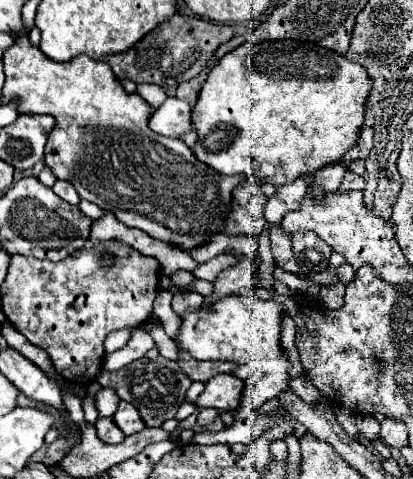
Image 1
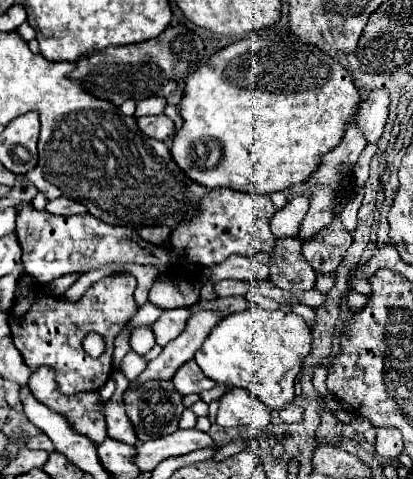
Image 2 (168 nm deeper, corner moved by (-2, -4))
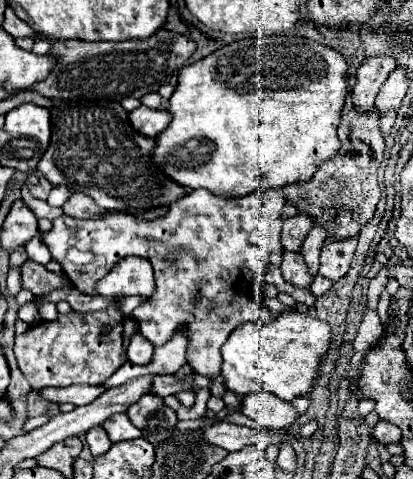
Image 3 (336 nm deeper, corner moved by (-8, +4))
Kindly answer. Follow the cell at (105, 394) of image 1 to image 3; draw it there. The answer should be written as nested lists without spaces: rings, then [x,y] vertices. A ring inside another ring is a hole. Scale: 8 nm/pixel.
[[[102,426],[90,428],[90,430],[86,432],[86,442],[88,442],[88,446],[90,446],[90,450],[92,450],[94,456],[100,456],[100,454],[108,452],[110,446],[112,446],[112,442],[110,442],[110,438],[106,436],[106,432],[104,432]]]

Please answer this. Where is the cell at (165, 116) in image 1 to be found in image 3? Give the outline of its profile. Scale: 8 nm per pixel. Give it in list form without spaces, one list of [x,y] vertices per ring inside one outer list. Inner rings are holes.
[[[140,106],[136,110],[130,112],[130,122],[132,126],[150,138],[156,138],[168,124],[170,124],[172,116],[168,110],[152,110],[148,106]]]

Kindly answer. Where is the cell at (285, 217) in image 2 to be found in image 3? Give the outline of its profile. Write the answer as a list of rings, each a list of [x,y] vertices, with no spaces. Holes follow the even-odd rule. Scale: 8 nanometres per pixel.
[[[296,214],[292,218],[286,218],[284,228],[282,228],[284,250],[300,250],[304,238],[312,226],[314,226],[312,220],[308,220],[308,216],[304,216],[304,214]]]

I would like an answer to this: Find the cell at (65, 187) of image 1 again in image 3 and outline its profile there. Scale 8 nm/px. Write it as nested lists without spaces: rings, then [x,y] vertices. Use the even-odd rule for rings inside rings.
[[[72,194],[72,196],[66,200],[66,204],[62,206],[62,210],[64,210],[64,214],[74,216],[74,218],[90,218],[90,216],[94,216],[94,212],[96,212],[96,214],[104,212],[104,210],[98,208],[98,204],[96,204],[90,196],[86,196],[86,194]]]

